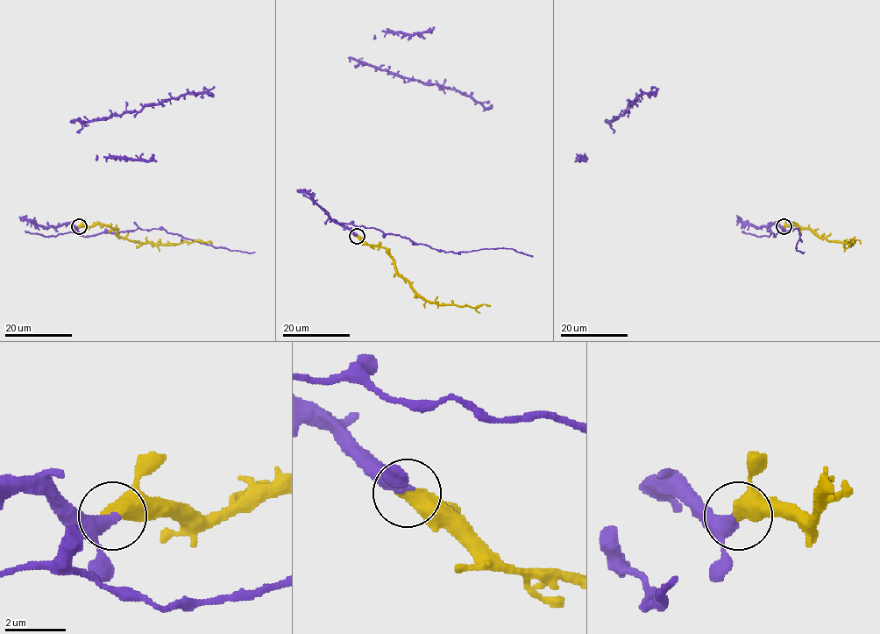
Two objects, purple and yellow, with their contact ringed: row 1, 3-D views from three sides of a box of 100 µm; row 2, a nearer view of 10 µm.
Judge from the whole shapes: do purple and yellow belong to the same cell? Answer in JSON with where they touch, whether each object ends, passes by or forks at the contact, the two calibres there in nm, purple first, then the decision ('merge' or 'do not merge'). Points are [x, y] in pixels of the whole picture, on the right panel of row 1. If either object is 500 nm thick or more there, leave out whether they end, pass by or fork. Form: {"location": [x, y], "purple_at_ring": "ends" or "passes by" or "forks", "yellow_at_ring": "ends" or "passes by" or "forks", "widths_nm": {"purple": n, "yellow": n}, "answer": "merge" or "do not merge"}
{"location": [784, 226], "widths_nm": {"purple": 320, "yellow": 600}, "answer": "merge"}

